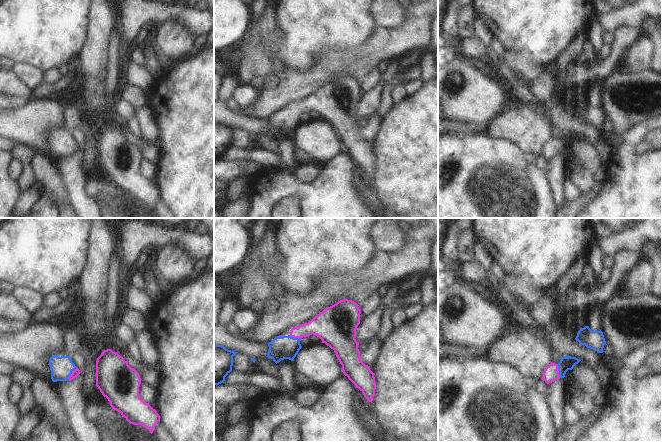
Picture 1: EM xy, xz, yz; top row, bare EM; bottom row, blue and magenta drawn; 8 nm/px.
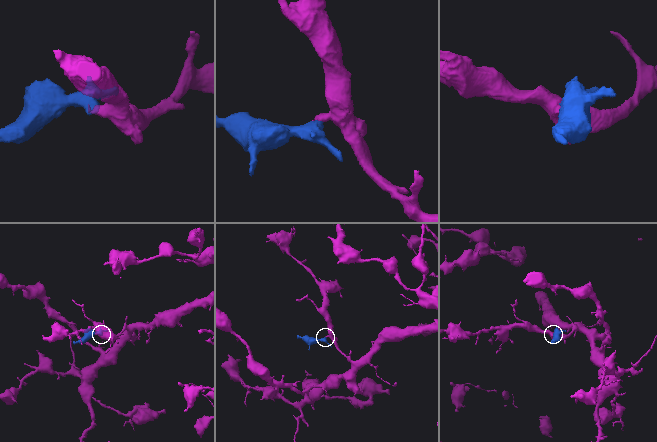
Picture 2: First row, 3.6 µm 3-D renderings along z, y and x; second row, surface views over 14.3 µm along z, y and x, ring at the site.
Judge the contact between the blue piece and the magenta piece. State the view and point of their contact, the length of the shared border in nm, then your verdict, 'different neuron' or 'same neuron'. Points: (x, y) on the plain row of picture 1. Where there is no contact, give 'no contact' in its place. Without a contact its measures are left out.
xy (71, 149) | 130 nm | same neuron

